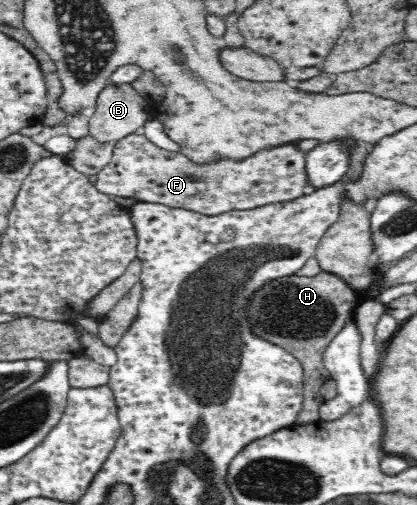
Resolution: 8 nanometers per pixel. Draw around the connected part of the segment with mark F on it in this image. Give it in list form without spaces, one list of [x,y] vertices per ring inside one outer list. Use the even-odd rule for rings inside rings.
[[[132,133],[124,138],[120,139],[115,143],[114,152],[112,154],[111,161],[97,174],[98,181],[95,187],[102,193],[112,198],[122,197],[122,198],[134,198],[138,200],[139,203],[157,203],[164,204],[171,208],[184,208],[190,211],[196,211],[202,215],[215,216],[223,214],[229,211],[250,211],[252,208],[259,208],[268,204],[282,204],[282,202],[292,202],[292,200],[298,200],[301,196],[310,194],[314,188],[309,183],[308,173],[306,172],[306,157],[307,152],[304,152],[298,147],[297,143],[288,143],[272,148],[264,148],[248,156],[248,158],[242,158],[242,160],[234,160],[233,158],[214,158],[212,162],[204,162],[204,164],[196,164],[193,160],[190,160],[184,153],[176,153],[164,150],[157,147],[153,142],[150,142],[148,138],[144,135],[138,135]]]

